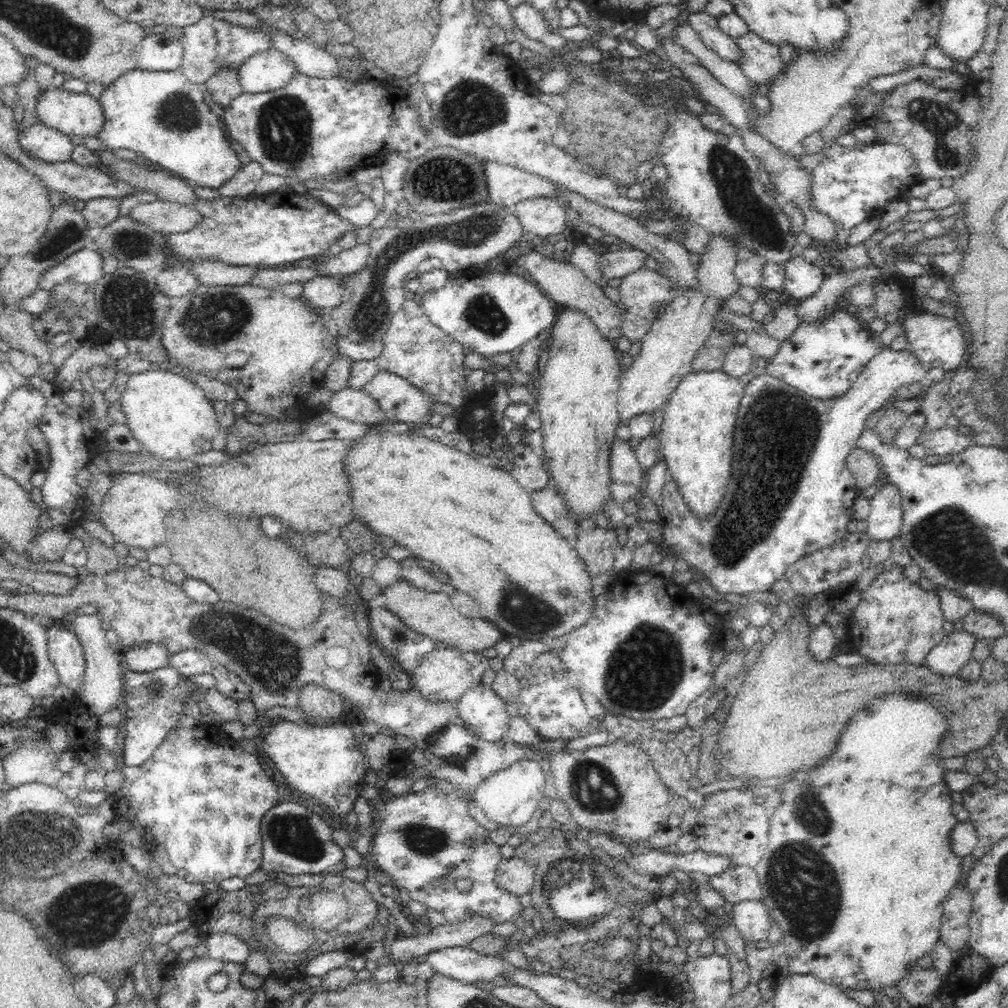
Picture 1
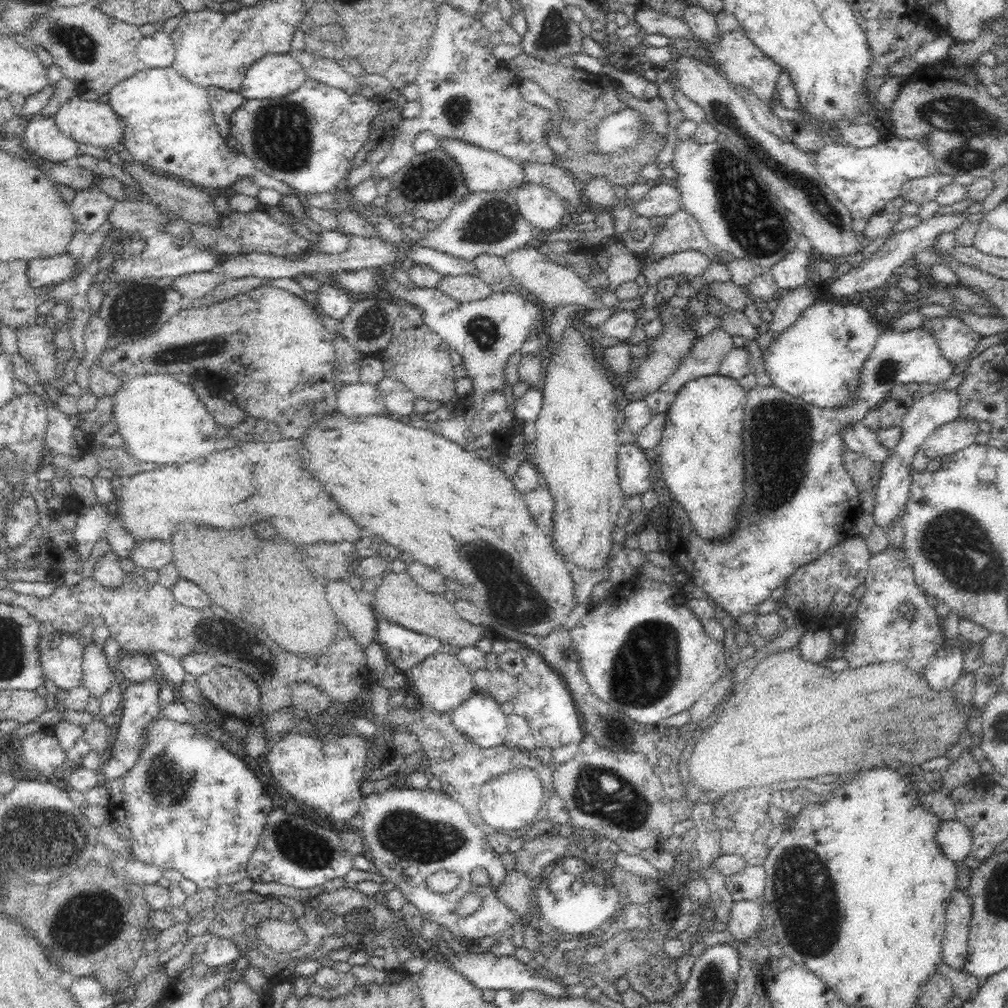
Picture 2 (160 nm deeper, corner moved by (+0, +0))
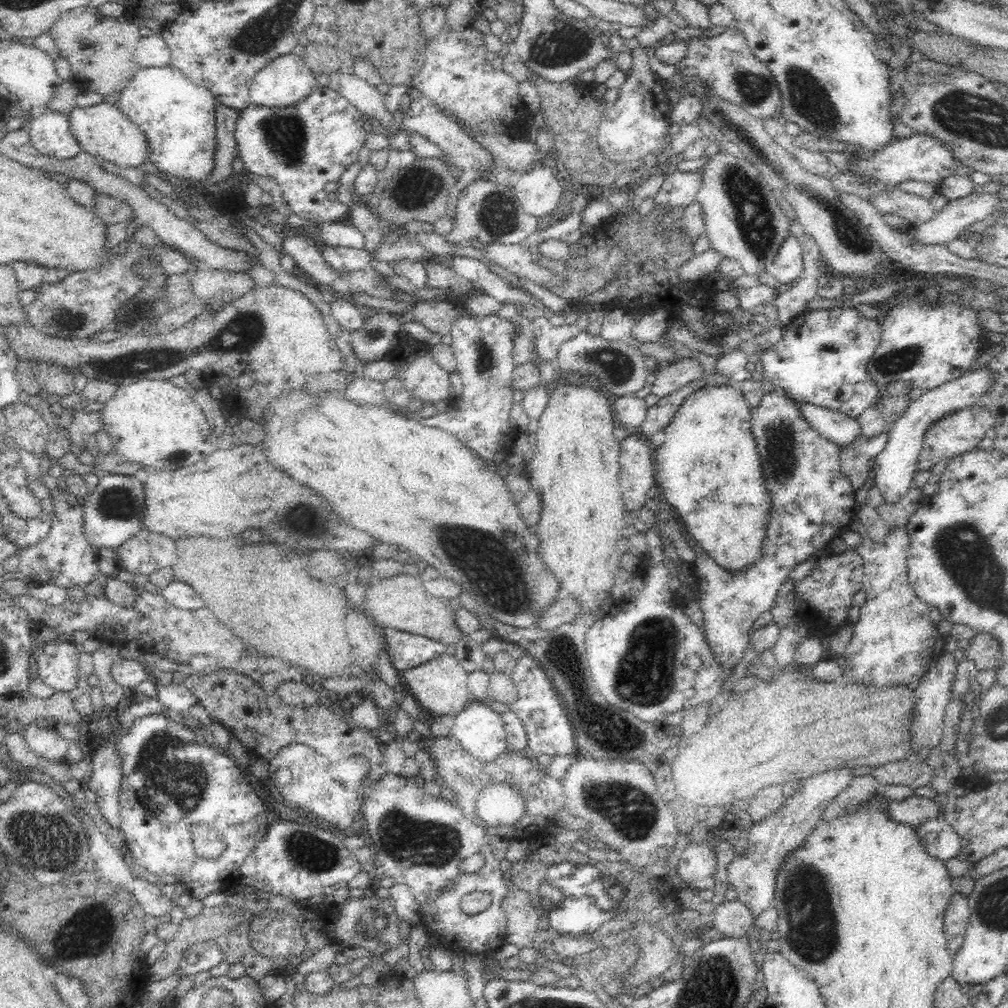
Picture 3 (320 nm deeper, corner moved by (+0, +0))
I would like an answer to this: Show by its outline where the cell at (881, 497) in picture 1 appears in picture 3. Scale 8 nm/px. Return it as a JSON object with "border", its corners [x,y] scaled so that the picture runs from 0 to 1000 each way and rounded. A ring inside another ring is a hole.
{"border":[[[980,364],[962,366],[954,373],[938,379],[934,384],[921,388],[917,387],[914,393],[904,399],[899,409],[889,419],[886,419],[882,428],[881,438],[875,448],[866,454],[866,466],[869,470],[867,472],[868,482],[878,494],[878,498],[889,500],[903,486],[921,424],[939,411],[967,402],[976,391],[981,389],[984,381],[990,375],[991,371],[982,368]]]}

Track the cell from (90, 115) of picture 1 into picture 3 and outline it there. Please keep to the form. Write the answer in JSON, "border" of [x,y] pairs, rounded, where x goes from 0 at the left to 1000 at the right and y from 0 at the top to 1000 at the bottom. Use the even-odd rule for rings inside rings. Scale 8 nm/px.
{"border":[[[112,98],[88,106],[75,106],[67,112],[69,132],[79,142],[80,149],[98,159],[107,159],[121,167],[137,167],[147,160],[145,134],[119,109]]]}

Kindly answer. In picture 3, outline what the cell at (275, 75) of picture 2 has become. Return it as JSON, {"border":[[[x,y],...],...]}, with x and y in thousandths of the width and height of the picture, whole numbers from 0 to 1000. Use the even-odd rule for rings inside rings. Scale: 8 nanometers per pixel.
{"border":[[[291,53],[272,58],[260,70],[252,73],[247,83],[247,94],[252,104],[262,104],[268,107],[282,107],[296,103],[313,87],[313,77],[304,64],[301,57]]]}

